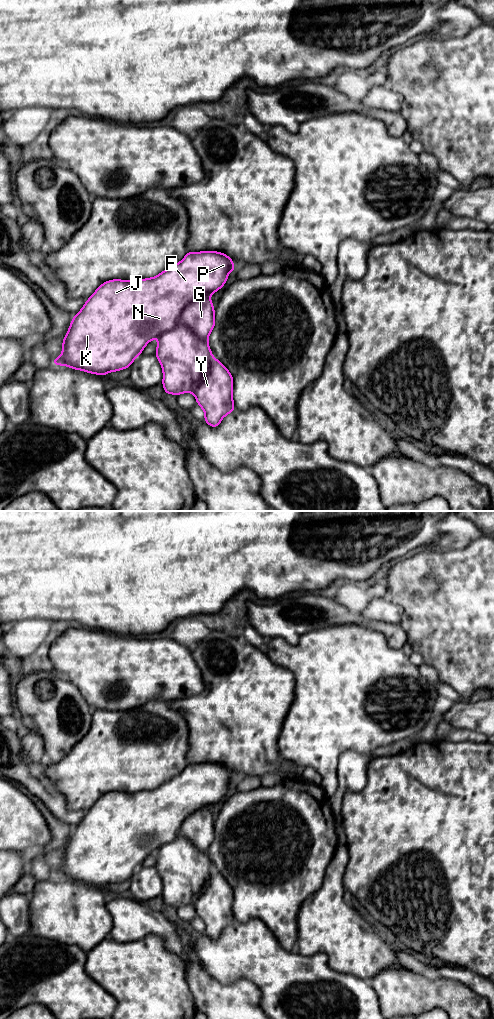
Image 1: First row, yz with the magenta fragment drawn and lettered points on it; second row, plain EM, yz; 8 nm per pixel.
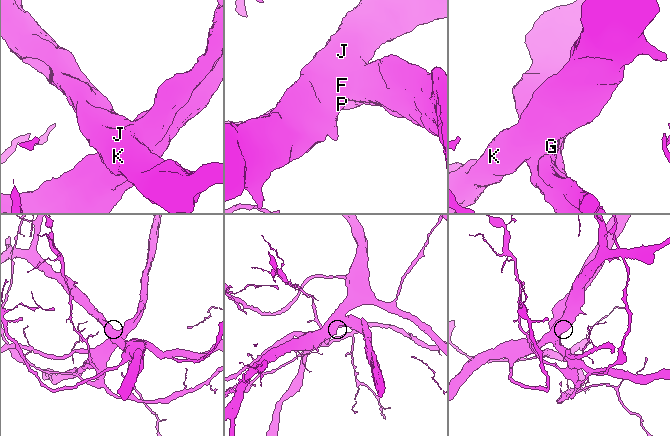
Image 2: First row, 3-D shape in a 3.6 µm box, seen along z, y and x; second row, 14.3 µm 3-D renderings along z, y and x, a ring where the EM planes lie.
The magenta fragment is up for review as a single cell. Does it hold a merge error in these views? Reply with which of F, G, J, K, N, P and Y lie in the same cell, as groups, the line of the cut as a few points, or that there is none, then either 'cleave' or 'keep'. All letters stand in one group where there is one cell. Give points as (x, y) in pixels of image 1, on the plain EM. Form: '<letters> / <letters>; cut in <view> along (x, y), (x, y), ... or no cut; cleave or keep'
F J K N P / G Y; cut in yz along (209, 807), (193, 812), (184, 821), (179, 833), (157, 849); cleave

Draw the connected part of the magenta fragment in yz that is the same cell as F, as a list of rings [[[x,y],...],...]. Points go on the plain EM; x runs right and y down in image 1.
[[[188,763],[179,775],[155,789],[104,794],[73,828],[63,851],[62,866],[52,870],[53,877],[96,887],[107,887],[130,879],[151,852],[178,836],[184,821],[191,814],[217,804],[235,781],[233,772],[224,765]]]

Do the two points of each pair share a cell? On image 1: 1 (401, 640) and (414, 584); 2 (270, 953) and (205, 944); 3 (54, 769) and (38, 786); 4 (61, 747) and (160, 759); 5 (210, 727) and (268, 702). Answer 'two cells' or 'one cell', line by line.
1: two cells
2: one cell
3: two cells
4: two cells
5: one cell

